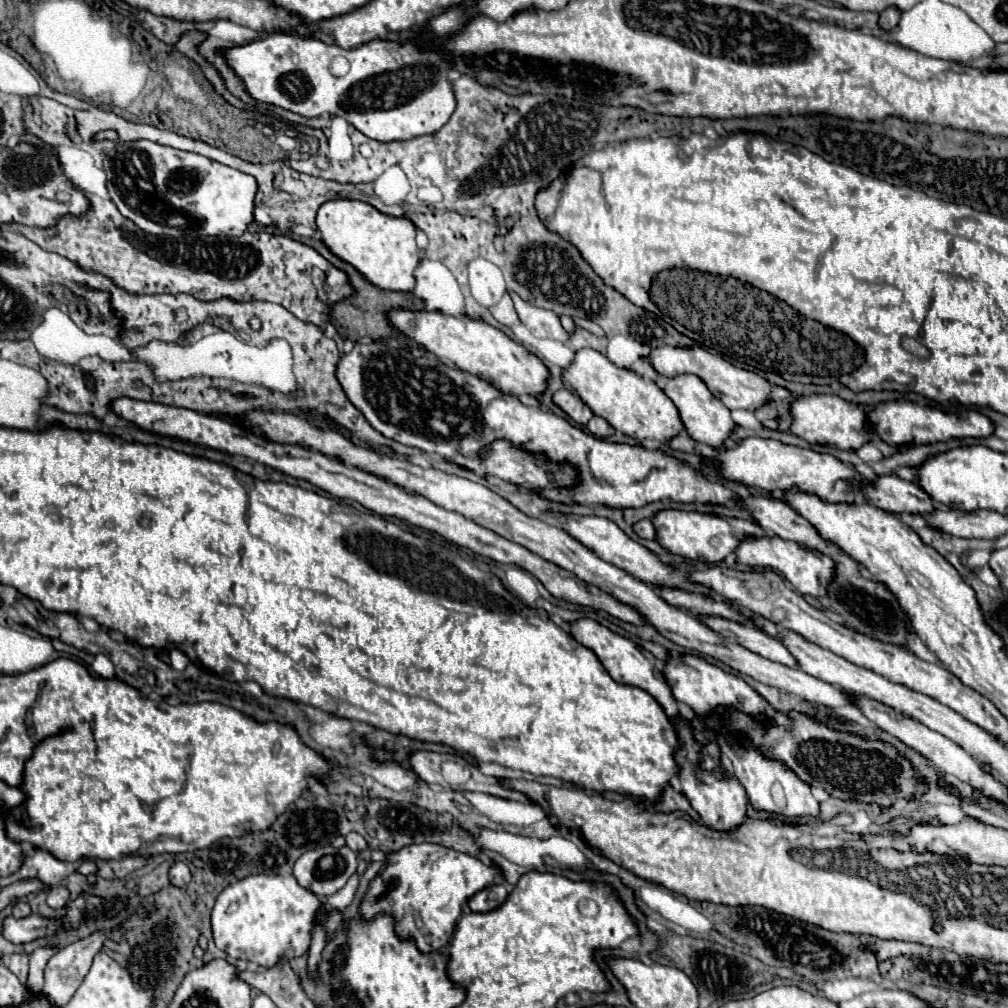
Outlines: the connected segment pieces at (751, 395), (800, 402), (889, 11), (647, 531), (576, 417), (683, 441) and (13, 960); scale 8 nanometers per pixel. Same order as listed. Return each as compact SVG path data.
M662 346L662 348L654 348L648 358L650 358L652 366L658 370L658 374L662 374L662 376L668 376L668 378L682 376L682 374L700 376L708 384L710 392L714 396L718 396L724 402L724 406L730 408L730 410L742 408L742 410L752 410L754 412L760 406L770 402L770 394L772 394L774 386L764 376L760 376L756 372L750 372L750 370L744 370L744 368L736 368L730 362L726 362L722 356L714 356L700 346L690 346L690 348Z
M834 394L796 398L792 404L792 416L794 424L790 432L804 438L810 444L834 444L840 450L858 450L874 438L874 428L866 420L866 412L858 404L846 402Z
M886 8L882 14L880 14L880 26L884 30L890 30L898 24L898 20L902 18L902 12L898 12L898 8Z
M638 520L638 524L634 524L634 532L636 532L640 538L656 540L656 530L654 530L654 526L652 526L650 520Z
M562 388L554 394L554 402L578 424L586 424L594 414L592 410L580 400L580 396L572 388Z
M680 432L676 438L672 438L670 442L668 442L674 450L682 450L682 452L694 452L696 450L696 446L698 446L698 442L694 440L694 438L690 438L686 432Z
M16 952L16 954L8 956L8 960L6 960L8 968L20 978L22 986L26 986L26 980L28 980L28 960L30 960L30 956L26 952Z

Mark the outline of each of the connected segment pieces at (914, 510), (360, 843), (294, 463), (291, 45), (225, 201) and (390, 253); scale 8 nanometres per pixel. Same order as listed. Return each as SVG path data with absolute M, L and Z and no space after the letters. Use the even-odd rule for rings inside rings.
M878 476L872 486L864 486L864 496L870 504L896 514L920 514L936 508L934 500L918 488L918 484L898 476Z
M350 832L350 834L346 834L344 838L346 838L346 846L348 846L350 850L354 850L354 852L360 852L360 850L368 848L366 840L364 840L360 834L356 834L356 832Z
M118 398L110 404L110 410L128 420L128 422L134 422L136 426L140 426L142 430L148 430L148 432L158 432L158 434L166 434L166 436L178 436L178 438L186 438L186 440L192 440L196 444L204 444L204 446L210 446L210 448L216 448L216 450L226 450L230 454L240 454L240 456L246 456L246 458L252 458L264 466L270 466L270 468L276 468L276 470L282 470L294 478L302 478L302 480L308 480L310 484L330 492L332 496L336 498L350 498L350 500L356 500L360 502L362 506L366 506L368 510L380 514L380 516L396 516L400 520L406 520L414 526L420 526L420 528L426 528L430 532L436 532L440 536L444 536L446 540L458 544L458 546L464 546L464 548L470 548L472 552L476 554L482 554L482 556L488 556L496 562L502 562L502 564L516 564L524 570L528 570L532 576L536 576L544 586L546 590L550 590L550 594L558 596L558 598L564 598L568 602L574 602L574 604L580 604L580 606L590 606L590 608L596 608L596 610L604 610L624 622L630 622L630 624L648 624L648 620L634 608L634 606L628 606L620 600L616 600L614 596L610 596L608 592L602 592L600 588L594 588L592 584L586 584L584 580L578 580L578 576L574 576L572 572L566 572L564 568L558 568L556 564L550 564L548 560L542 560L538 554L530 552L528 548L522 548L520 544L514 544L478 524L474 524L472 520L466 520L464 516L458 516L458 512L450 512L450 510L444 510L444 508L438 508L436 504L430 504L430 500L426 500L424 496L418 496L418 494L412 494L412 492L406 492L404 488L398 488L396 484L390 484L374 474L368 474L368 472L362 472L358 468L350 468L334 458L328 458L328 456L322 456L314 450L308 450L308 448L300 448L300 446L286 446L286 444L276 444L276 442L270 442L258 434L252 434L252 432L246 432L242 430L238 424L230 424L228 420L222 420L222 418L216 418L216 416L210 416L210 414L202 414L202 412L196 412L196 410L190 410L190 408L178 408L178 406L166 406L166 404L154 404L154 402L140 402L140 400L130 400L130 398Z
M274 32L268 34L264 40L254 40L246 46L236 46L226 50L226 58L256 100L282 106L286 110L292 110L308 118L338 114L346 118L354 128L358 128L362 134L378 142L410 140L414 136L434 134L448 122L448 118L456 108L452 86L446 80L446 74L452 70L448 56L442 50L434 50L434 52L422 50L414 40L406 40L406 42L372 40L354 50L342 50L338 46L324 44L316 38ZM336 56L344 56L350 62L350 70L342 78L330 74L330 62Z
M134 140L122 142L110 150L104 160L104 170L108 176L108 192L112 202L126 218L152 236L242 236L246 226L254 222L254 196L258 192L256 178L206 156L176 150L150 140Z
M330 200L320 206L316 226L322 242L342 260L350 262L368 282L382 290L412 292L416 278L414 270L420 264L420 248L416 246L418 228L406 216L388 216L372 204L360 200Z

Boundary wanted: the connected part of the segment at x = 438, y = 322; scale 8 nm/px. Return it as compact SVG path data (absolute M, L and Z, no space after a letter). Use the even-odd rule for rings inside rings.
M404 308L390 310L390 324L398 328L404 336L408 336L412 342L428 350L430 354L438 358L446 358L452 364L456 364L460 370L470 372L486 382L490 382L500 392L512 394L512 396L532 396L538 398L546 392L550 382L550 370L544 366L544 362L528 352L522 344L508 338L504 332L496 330L494 326L488 326L482 320L474 318L456 318L456 316L444 316L442 312L412 312Z

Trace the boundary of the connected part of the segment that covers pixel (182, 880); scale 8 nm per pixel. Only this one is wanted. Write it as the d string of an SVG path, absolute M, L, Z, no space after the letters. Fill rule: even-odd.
M174 862L174 866L170 868L170 884L174 886L186 886L190 882L190 870L184 862Z

